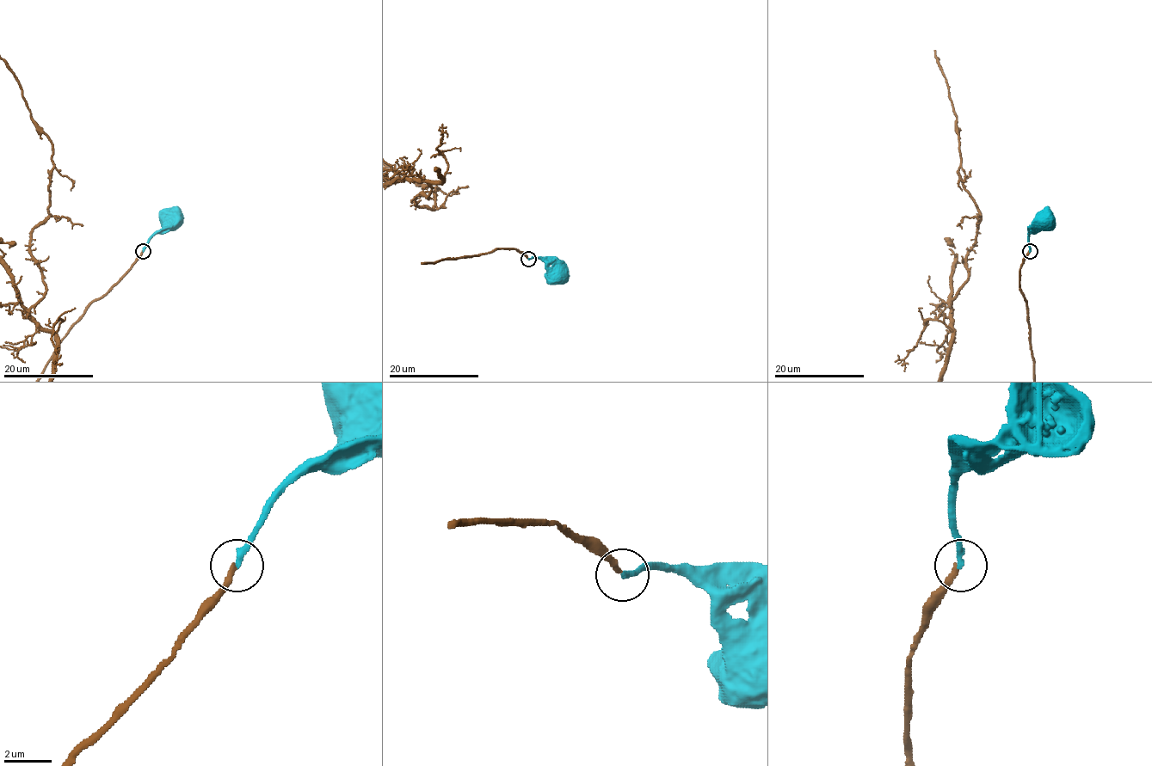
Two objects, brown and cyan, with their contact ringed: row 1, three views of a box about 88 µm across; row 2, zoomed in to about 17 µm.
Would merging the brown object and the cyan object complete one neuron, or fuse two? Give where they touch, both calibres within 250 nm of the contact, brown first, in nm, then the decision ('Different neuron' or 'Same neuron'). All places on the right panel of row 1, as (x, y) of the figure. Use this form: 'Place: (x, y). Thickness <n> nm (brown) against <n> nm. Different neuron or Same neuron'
Place: (1030, 251). Thickness 240 nm (brown) against 240 nm. Same neuron

